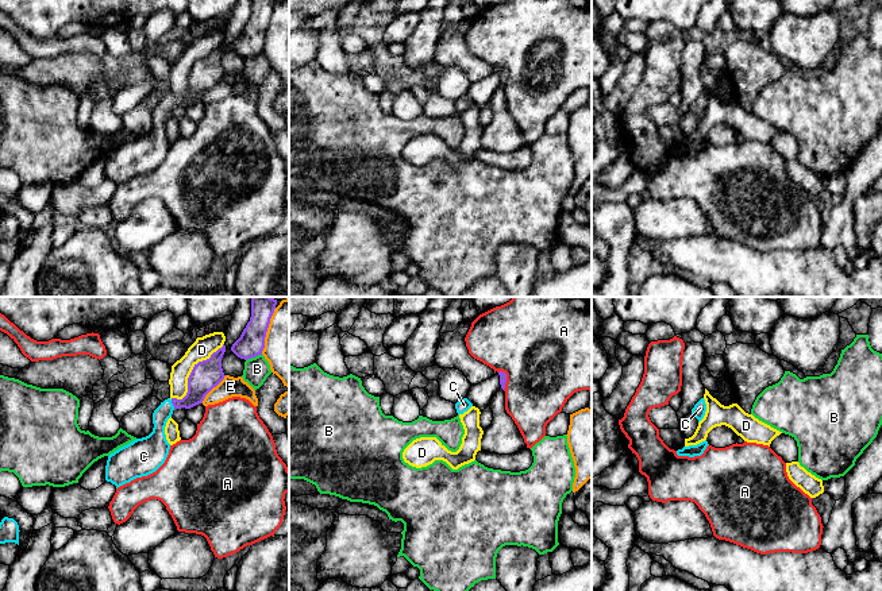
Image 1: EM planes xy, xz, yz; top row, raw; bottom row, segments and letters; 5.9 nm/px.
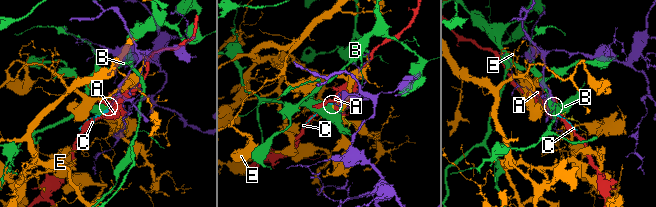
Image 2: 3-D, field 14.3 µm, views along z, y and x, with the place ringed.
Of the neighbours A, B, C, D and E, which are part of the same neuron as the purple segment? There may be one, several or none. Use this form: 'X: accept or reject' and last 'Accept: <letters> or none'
A: reject
B: reject
C: accept
D: reject
E: reject
Accept: C

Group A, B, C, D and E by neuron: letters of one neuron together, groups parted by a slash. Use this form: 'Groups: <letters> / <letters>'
Groups: A / B / C / D / E

